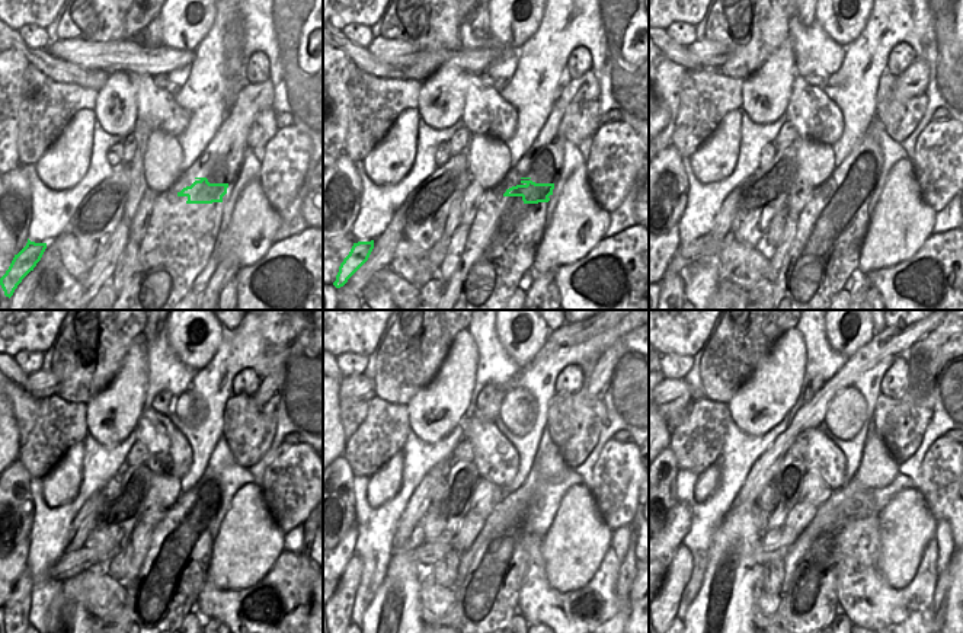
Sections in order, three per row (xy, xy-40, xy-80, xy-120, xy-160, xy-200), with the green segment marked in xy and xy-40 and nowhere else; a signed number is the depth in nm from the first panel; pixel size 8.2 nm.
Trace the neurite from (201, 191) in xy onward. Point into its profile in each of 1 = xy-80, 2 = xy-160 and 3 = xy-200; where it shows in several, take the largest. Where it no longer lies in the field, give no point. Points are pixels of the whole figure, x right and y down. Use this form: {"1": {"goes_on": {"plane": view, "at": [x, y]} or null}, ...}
{"1": {"goes_on": {"plane": "xy-80", "at": [858, 194]}}, "2": {"goes_on": {"plane": "xy-160", "at": [522, 518]}}, "3": {"goes_on": {"plane": "xy-200", "at": [824, 514]}}}

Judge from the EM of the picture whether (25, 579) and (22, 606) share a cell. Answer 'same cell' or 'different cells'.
same cell

